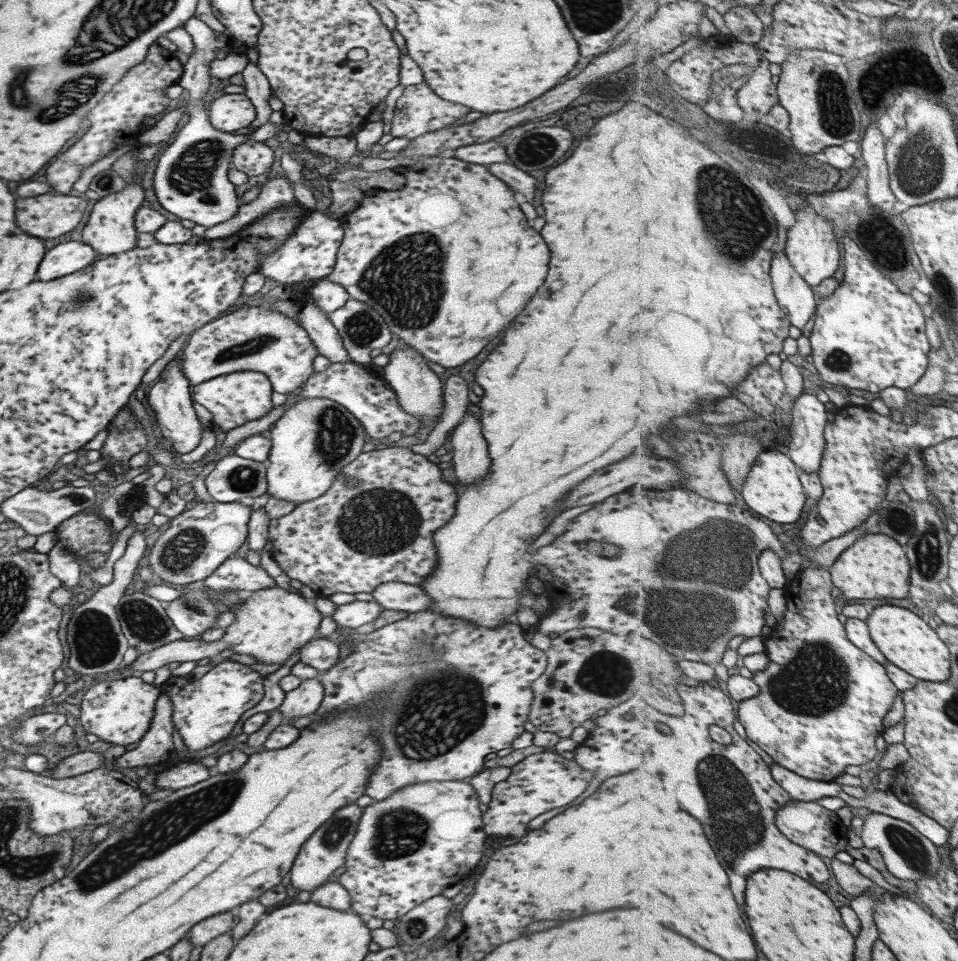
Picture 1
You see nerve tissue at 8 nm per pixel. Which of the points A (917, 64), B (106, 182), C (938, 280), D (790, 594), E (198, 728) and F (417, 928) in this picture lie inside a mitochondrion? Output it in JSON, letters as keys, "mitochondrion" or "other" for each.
{"A":"mitochondrion","B":"mitochondrion","C":"mitochondrion","D":"other","E":"other","F":"mitochondrion"}

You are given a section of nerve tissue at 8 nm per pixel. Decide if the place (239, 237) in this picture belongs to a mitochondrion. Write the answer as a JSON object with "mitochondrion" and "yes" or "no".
{"mitochondrion":"no"}

